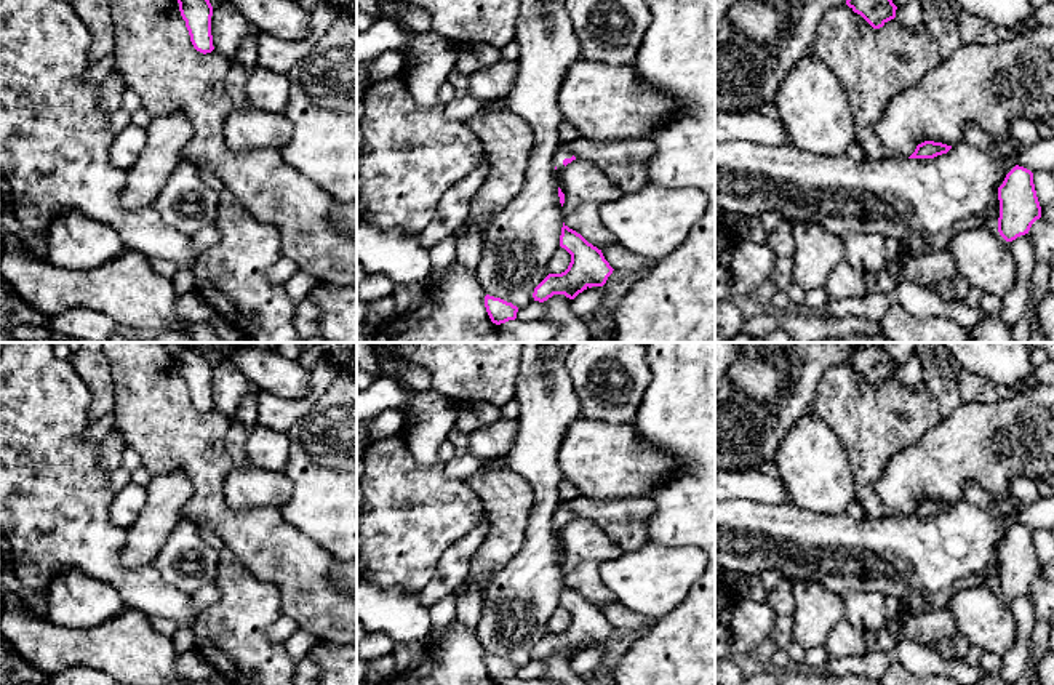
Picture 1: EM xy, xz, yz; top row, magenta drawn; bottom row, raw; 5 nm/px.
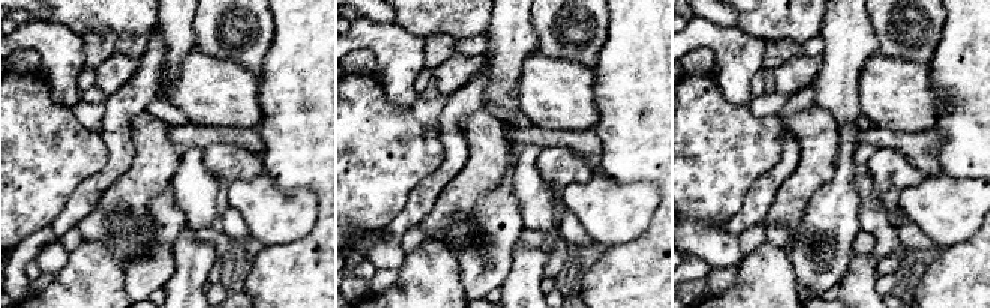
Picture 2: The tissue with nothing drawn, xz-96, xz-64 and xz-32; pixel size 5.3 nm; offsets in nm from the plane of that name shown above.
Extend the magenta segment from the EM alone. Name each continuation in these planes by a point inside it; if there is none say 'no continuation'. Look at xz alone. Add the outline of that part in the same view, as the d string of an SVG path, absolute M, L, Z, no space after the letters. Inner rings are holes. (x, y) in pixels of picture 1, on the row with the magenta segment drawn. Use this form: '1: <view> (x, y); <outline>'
1: xz (562, 154); M558 149L555 158L553 158L553 166L557 168L557 174L560 176L561 170L565 168L563 160L571 158L573 154L565 149Z

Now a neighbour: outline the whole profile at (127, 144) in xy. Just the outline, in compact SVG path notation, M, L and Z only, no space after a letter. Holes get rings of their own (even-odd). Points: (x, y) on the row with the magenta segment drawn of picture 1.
M128 125L125 130L114 136L110 146L110 160L128 171L138 160L147 141L147 130L136 125Z

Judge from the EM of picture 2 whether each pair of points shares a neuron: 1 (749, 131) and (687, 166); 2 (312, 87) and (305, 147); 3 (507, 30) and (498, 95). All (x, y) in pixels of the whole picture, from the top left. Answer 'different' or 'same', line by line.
1: same
2: same
3: same

